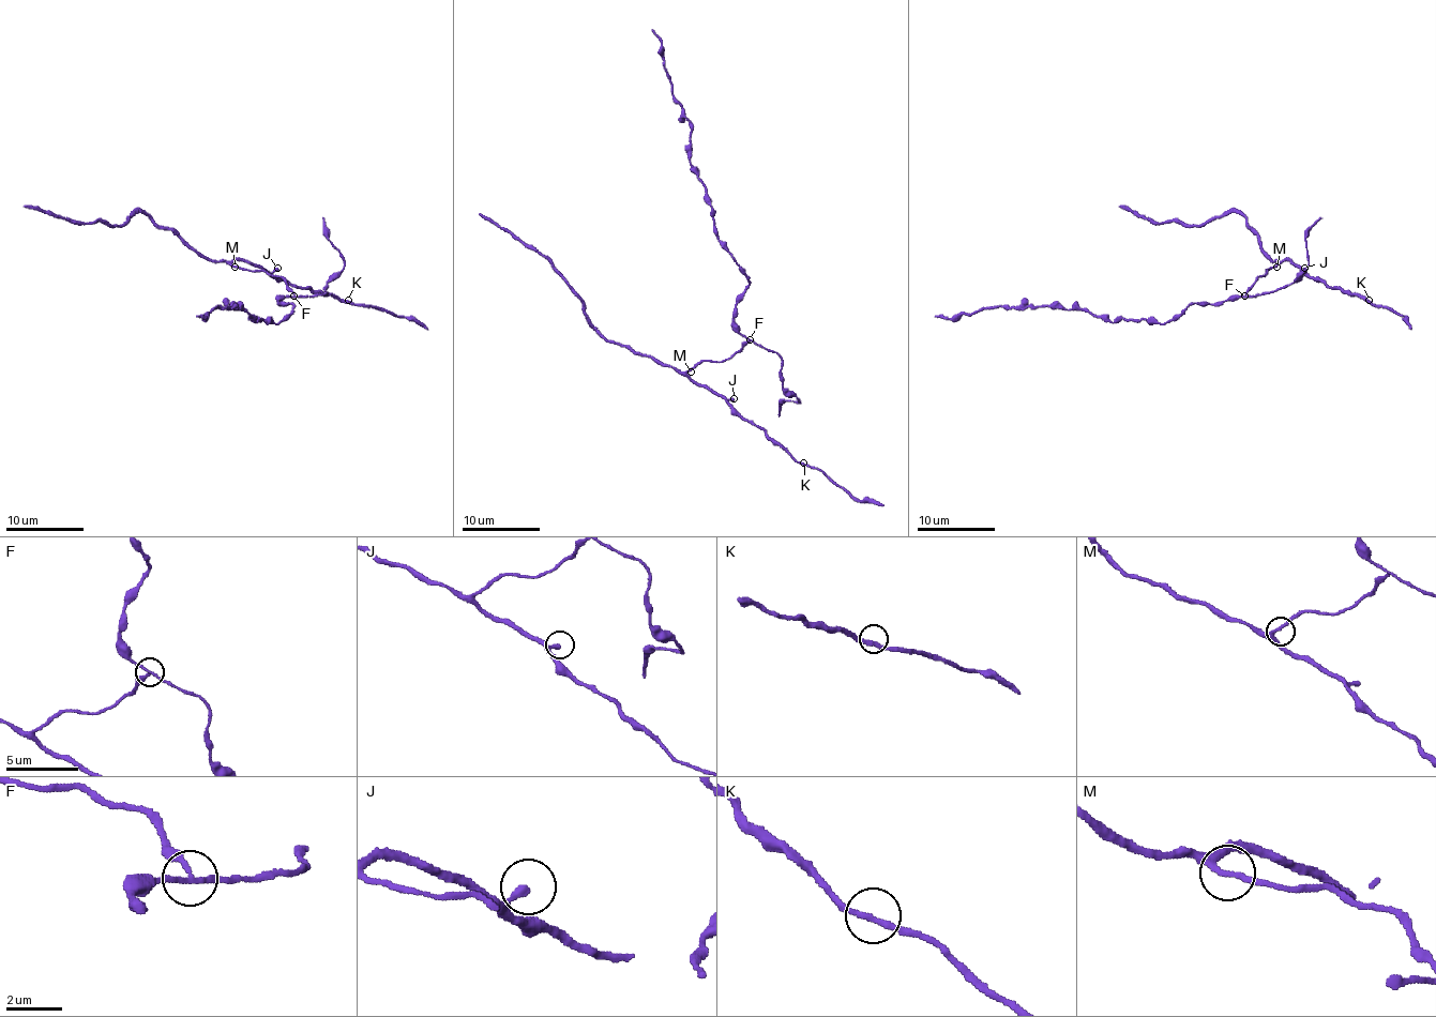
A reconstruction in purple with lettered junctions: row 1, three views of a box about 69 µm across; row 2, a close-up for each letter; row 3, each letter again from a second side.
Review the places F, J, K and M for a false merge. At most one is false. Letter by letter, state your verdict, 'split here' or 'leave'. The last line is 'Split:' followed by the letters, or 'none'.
F: split here
J: leave
K: leave
M: leave
Split: F

